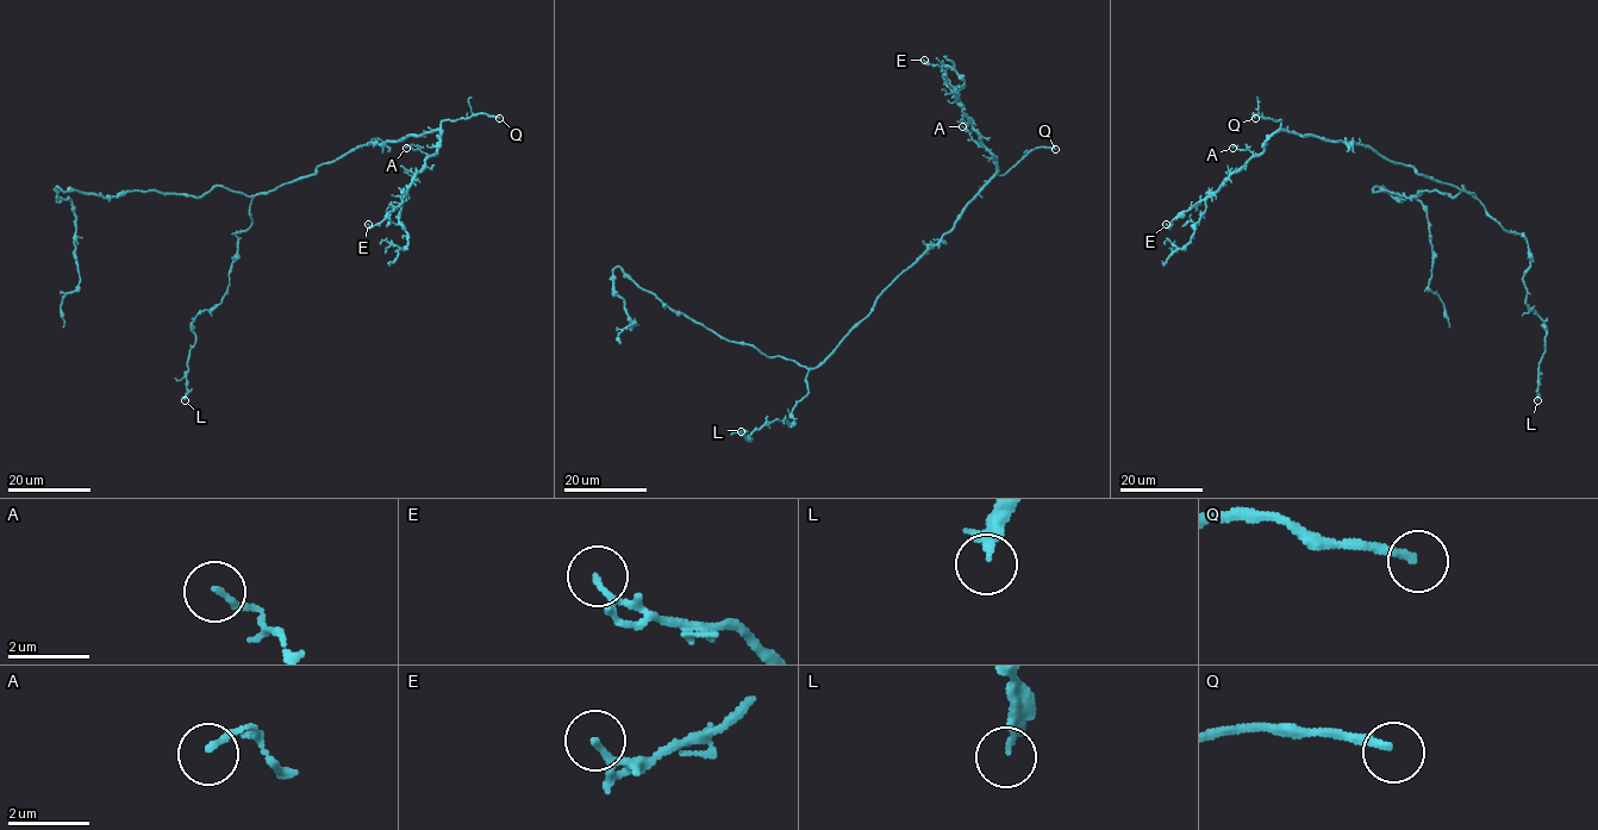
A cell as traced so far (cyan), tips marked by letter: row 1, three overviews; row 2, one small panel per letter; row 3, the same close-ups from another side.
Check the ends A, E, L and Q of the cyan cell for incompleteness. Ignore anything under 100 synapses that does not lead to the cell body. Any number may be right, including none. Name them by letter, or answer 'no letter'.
Q

